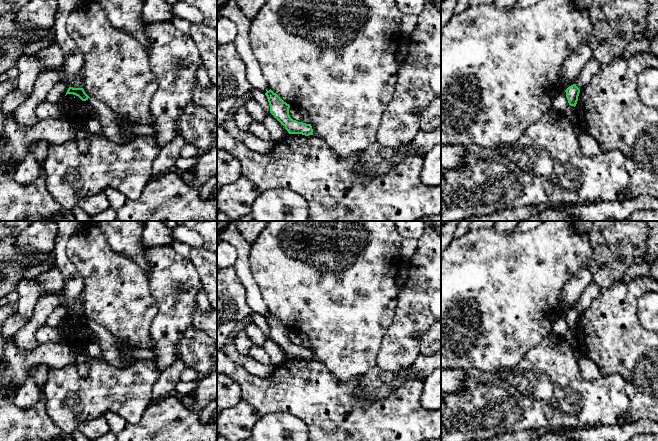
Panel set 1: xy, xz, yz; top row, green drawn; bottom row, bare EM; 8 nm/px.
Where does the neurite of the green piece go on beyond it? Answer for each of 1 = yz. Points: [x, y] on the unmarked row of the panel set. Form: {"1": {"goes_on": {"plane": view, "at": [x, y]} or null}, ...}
{"1": {"goes_on": null}}

